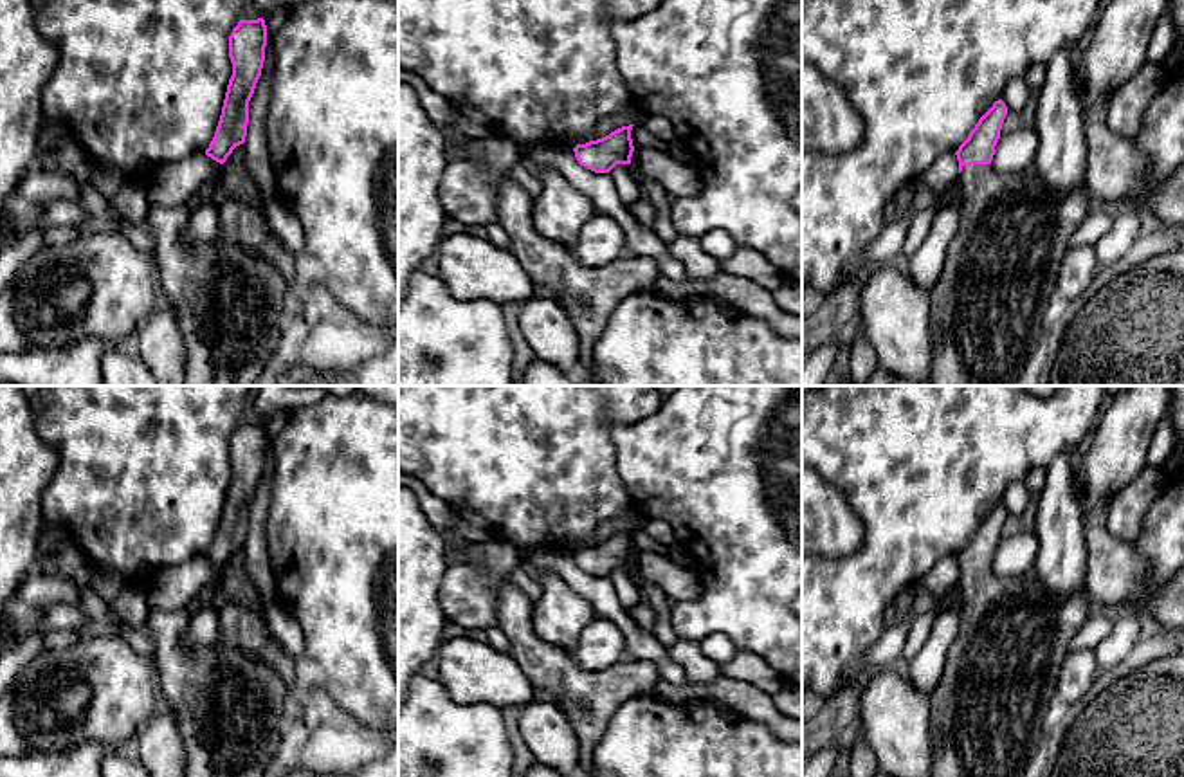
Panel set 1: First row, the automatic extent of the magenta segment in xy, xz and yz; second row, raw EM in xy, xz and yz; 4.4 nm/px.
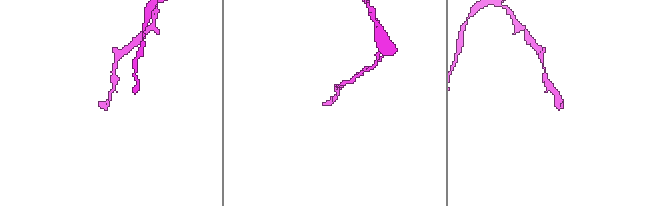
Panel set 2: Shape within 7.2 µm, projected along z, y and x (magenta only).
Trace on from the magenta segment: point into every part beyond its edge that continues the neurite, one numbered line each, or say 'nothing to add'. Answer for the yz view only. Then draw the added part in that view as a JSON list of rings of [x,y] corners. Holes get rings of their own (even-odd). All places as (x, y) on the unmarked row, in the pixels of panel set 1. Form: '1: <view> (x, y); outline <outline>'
1: yz (988, 711); outline [[[991,568],[962,570],[955,599],[961,602],[959,635],[948,651],[939,683],[928,694],[934,743],[932,777],[1022,777],[1043,739],[1045,716],[1070,642],[1092,615],[1087,591],[1061,600],[1034,573],[997,577]]]

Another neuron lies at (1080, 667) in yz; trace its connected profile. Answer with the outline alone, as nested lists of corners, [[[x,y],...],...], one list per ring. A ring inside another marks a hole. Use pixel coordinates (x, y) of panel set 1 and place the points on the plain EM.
[[[1094,649],[1070,651],[1056,681],[1056,698],[1065,705],[1078,701],[1090,689],[1097,674]]]

